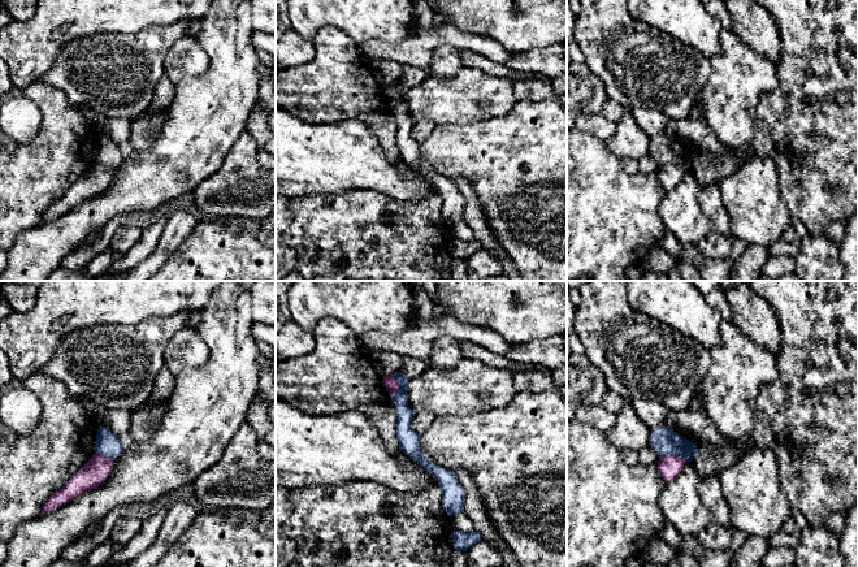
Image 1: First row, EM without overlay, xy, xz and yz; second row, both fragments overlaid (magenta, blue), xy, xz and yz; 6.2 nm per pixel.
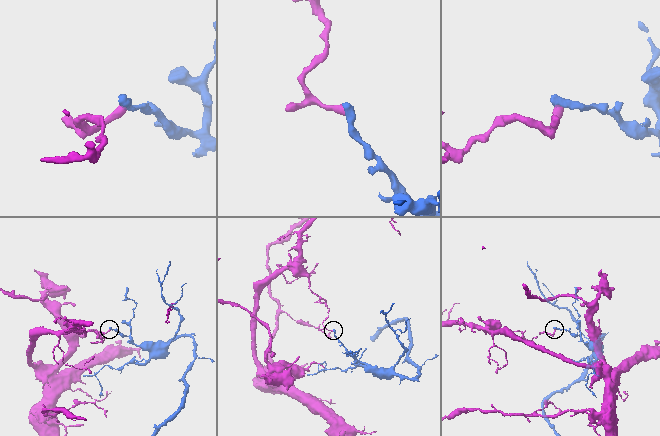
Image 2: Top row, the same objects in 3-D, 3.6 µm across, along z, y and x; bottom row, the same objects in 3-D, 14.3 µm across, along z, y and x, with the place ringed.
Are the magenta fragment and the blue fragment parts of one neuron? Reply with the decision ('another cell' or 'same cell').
another cell

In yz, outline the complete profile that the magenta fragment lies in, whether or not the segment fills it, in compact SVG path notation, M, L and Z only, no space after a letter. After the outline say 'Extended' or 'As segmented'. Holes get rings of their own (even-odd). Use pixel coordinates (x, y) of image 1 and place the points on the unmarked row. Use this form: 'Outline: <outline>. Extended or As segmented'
Outline: M667 164L659 168L658 179L664 191L672 190L682 178L685 169L676 164Z. As segmented

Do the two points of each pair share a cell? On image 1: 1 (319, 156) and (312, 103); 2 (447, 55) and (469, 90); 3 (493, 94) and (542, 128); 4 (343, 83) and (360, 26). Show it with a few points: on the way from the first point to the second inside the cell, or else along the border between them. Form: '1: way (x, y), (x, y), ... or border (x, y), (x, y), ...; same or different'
1: border (289, 112), (310, 122), (345, 121); different
2: border (462, 66), (447, 77), (428, 76); different
3: border (516, 103), (506, 113), (484, 118); different
4: border (329, 26), (342, 30), (356, 44); different

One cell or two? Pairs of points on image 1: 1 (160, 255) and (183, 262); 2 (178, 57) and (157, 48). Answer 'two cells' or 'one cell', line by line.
1: two cells
2: two cells

